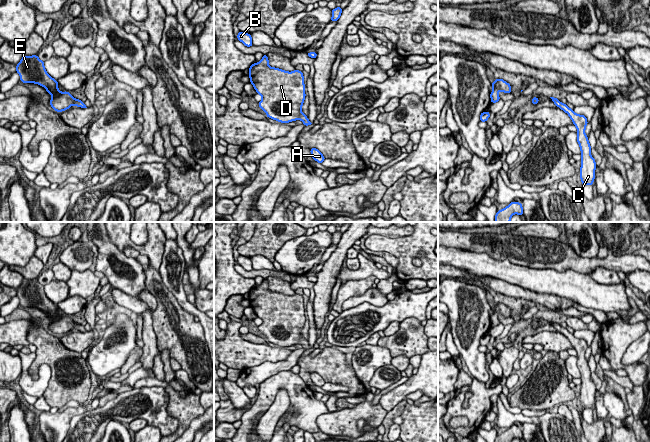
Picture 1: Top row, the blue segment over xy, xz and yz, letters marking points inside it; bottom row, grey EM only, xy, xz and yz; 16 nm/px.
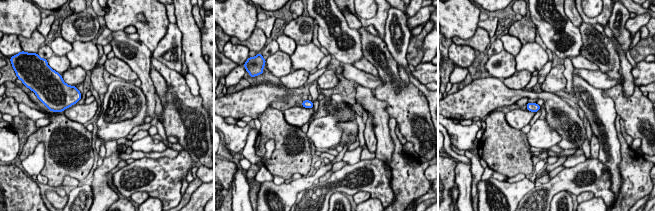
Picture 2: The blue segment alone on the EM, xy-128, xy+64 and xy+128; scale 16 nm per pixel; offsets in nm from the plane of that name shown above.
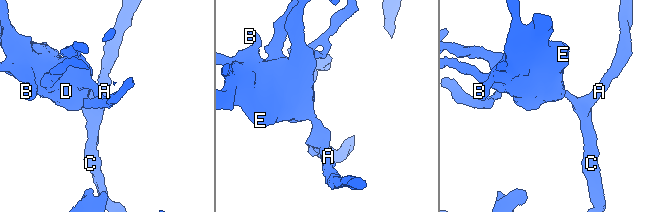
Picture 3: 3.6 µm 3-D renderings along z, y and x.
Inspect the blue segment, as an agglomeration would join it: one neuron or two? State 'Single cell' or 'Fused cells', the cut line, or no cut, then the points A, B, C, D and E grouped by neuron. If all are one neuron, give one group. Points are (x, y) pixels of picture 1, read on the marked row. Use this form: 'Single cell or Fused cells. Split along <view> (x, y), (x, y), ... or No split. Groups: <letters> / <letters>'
Single cell. No split. Groups: A B C D E

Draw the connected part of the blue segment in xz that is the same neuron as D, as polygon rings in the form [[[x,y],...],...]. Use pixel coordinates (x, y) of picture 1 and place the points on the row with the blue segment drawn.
[[[264,54],[258,63],[249,67],[249,77],[254,89],[262,96],[258,104],[267,117],[281,123],[301,120],[305,126],[312,124],[302,113],[306,96],[302,71],[288,72],[270,67]]]

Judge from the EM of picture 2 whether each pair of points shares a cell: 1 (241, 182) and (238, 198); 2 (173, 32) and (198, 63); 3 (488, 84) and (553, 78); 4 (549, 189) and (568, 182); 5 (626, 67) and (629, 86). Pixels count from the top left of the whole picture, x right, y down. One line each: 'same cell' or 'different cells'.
1: same cell
2: different cells
3: different cells
4: same cell
5: same cell

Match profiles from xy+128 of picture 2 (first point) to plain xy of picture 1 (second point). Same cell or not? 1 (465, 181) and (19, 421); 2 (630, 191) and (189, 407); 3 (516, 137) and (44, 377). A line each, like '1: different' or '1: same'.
1: same
2: same
3: different

